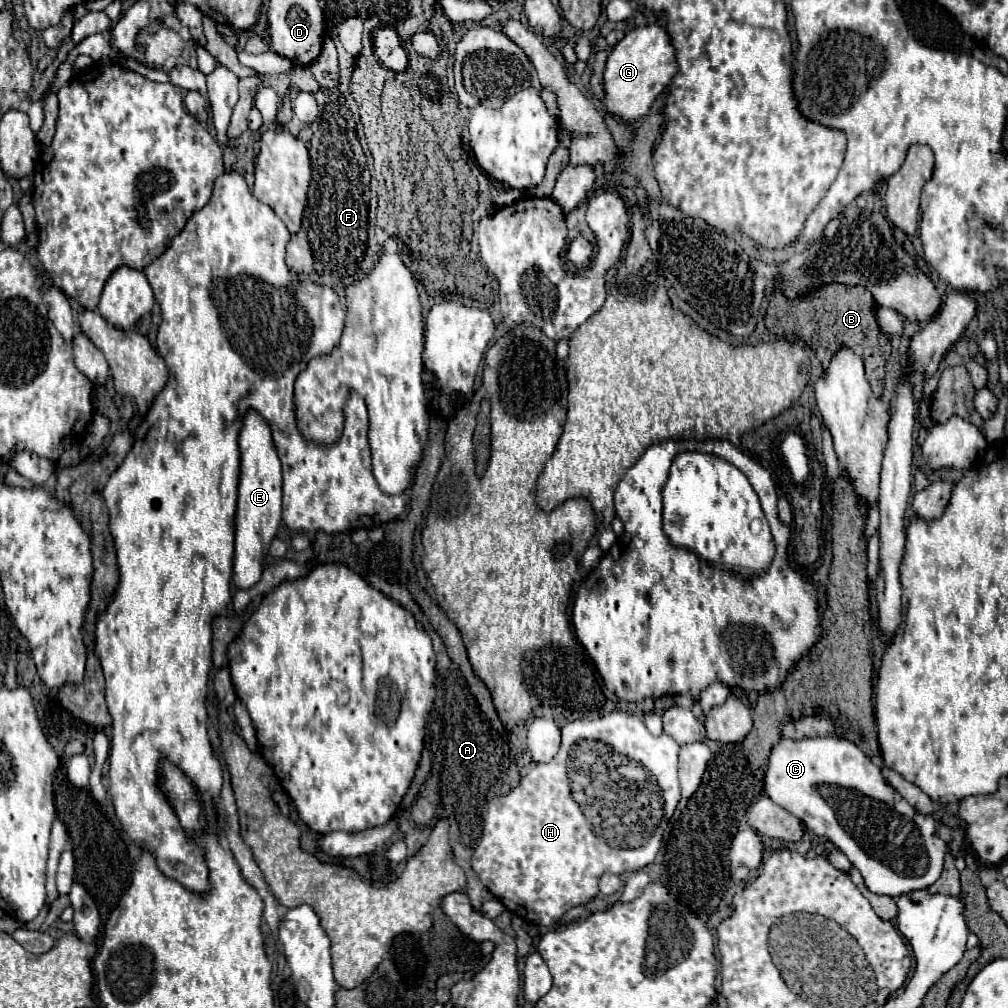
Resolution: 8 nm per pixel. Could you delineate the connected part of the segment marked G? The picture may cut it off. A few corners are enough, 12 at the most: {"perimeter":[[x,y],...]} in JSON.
{"perimeter":[[635,27],[609,53],[605,109],[649,113],[677,73],[667,29]]}

